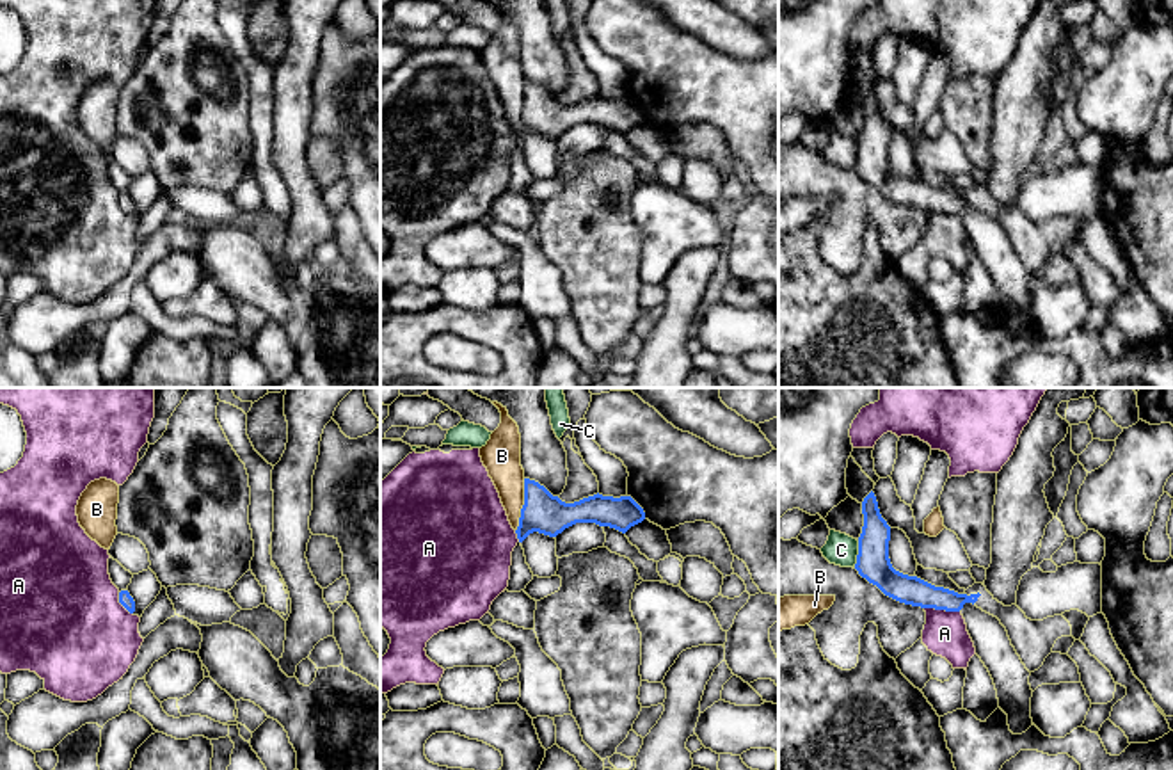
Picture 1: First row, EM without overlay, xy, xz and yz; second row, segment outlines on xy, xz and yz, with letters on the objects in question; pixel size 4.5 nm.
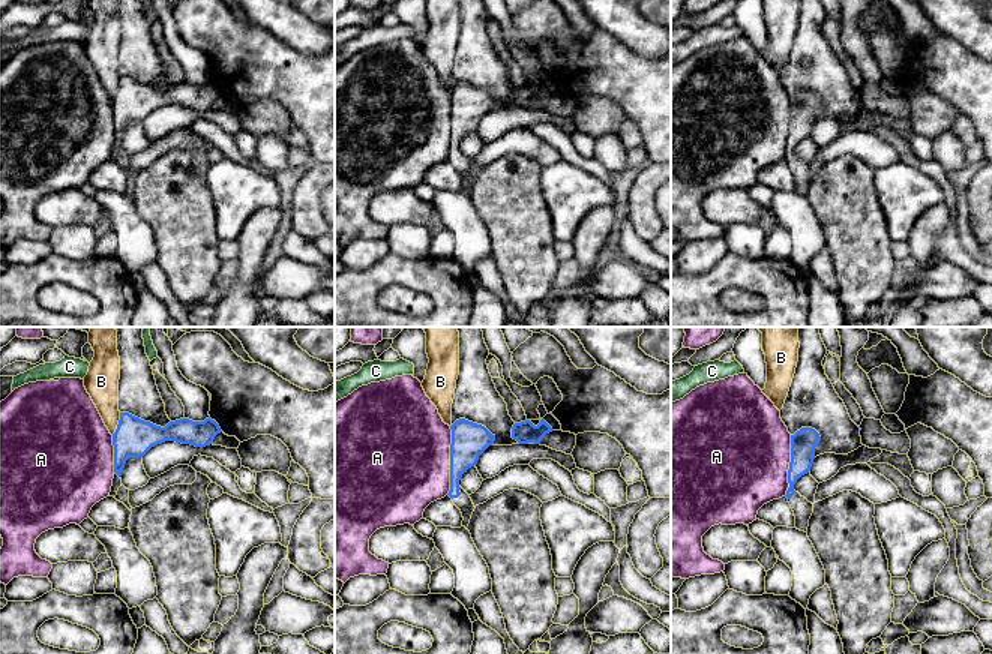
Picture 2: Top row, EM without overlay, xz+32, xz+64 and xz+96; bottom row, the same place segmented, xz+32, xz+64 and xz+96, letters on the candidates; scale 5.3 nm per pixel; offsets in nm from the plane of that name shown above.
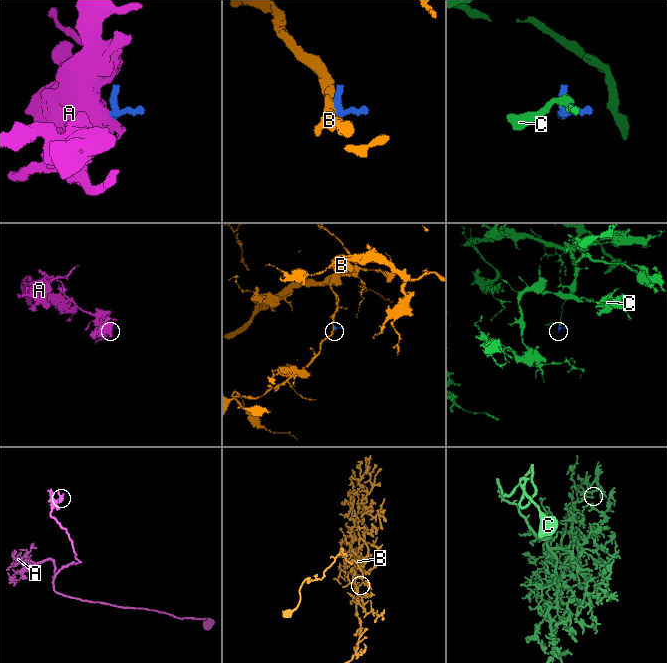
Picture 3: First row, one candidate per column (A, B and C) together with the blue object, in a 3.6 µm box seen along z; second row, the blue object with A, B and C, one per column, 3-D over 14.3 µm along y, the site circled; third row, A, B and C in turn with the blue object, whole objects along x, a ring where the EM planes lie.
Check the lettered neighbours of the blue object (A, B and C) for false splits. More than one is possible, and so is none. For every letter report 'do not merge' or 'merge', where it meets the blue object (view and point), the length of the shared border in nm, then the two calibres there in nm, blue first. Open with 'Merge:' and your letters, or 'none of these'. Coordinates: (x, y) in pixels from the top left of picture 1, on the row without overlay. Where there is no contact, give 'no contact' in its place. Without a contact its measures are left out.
Merge: none of these
A: do not merge | yz (942, 210) | 160 nm | 130/200 nm
B: do not merge | xz (523, 107) | 240 nm | 180/180 nm
C: do not merge | yz (859, 155) | 120 nm | 150/140 nm

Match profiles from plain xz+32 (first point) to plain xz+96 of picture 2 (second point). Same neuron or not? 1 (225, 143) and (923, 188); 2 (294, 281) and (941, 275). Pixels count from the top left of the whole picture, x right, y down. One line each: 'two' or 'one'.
1: two
2: one

